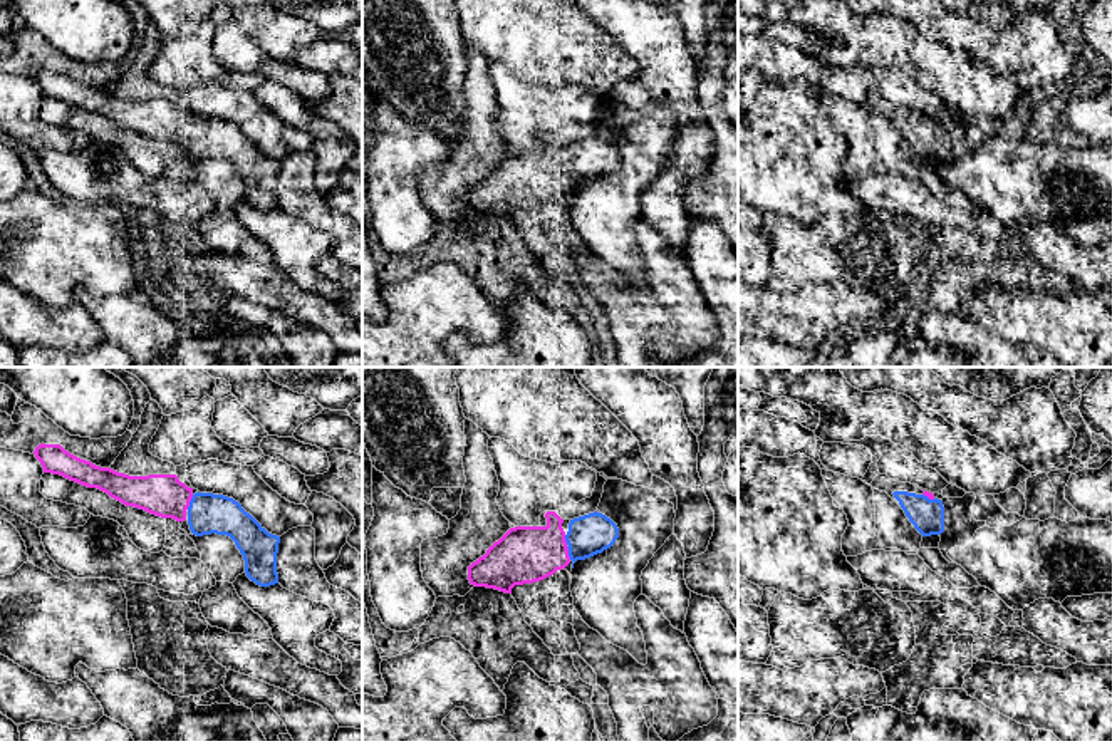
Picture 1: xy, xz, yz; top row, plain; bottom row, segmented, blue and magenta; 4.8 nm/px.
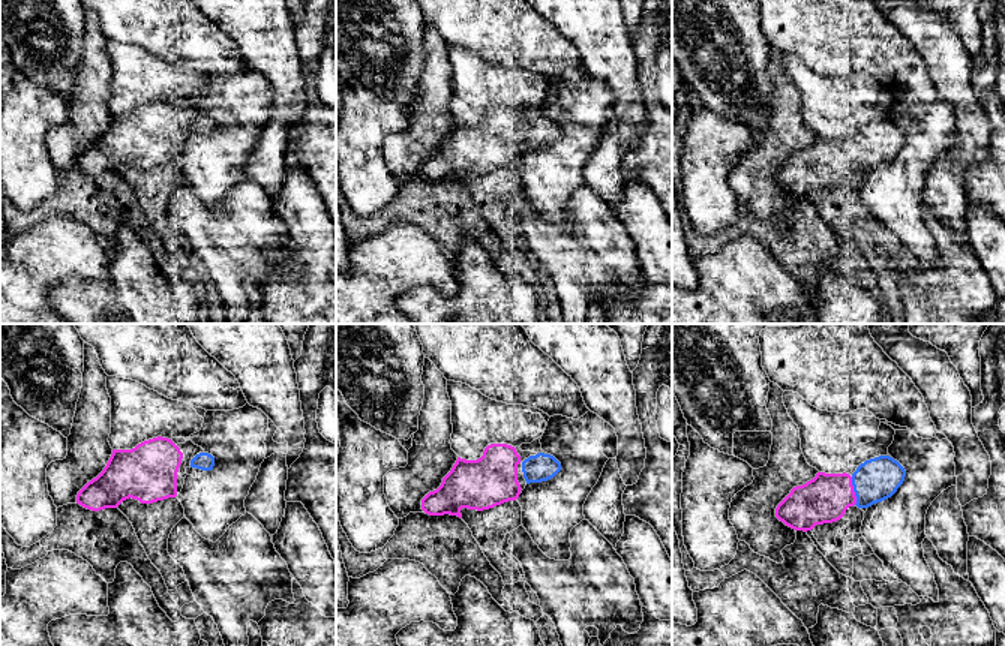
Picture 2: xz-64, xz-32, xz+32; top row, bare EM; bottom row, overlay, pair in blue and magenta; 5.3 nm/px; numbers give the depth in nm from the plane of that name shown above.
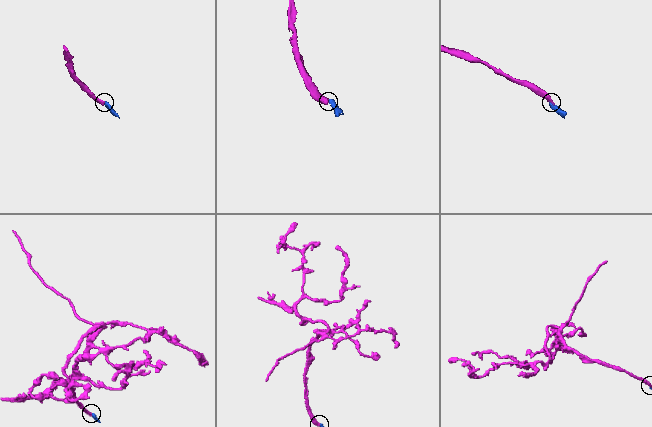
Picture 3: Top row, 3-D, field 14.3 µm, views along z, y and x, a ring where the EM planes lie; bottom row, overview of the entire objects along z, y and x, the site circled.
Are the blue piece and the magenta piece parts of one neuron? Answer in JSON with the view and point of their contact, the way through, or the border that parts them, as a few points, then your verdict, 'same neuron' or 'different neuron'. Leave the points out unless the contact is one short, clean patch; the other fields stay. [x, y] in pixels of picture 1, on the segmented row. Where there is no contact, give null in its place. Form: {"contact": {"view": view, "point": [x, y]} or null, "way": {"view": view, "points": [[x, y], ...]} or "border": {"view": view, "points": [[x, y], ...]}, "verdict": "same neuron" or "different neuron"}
{"contact": {"view": "xy", "point": [190, 502]}, "verdict": "same neuron"}

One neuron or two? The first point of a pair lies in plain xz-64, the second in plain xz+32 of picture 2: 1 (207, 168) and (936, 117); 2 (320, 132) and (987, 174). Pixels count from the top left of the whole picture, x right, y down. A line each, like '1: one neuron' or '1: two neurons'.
1: one neuron
2: one neuron

